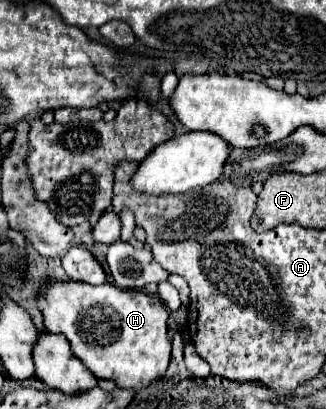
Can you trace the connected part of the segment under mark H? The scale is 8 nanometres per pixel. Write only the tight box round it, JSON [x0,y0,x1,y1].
[37,280,171,392]

